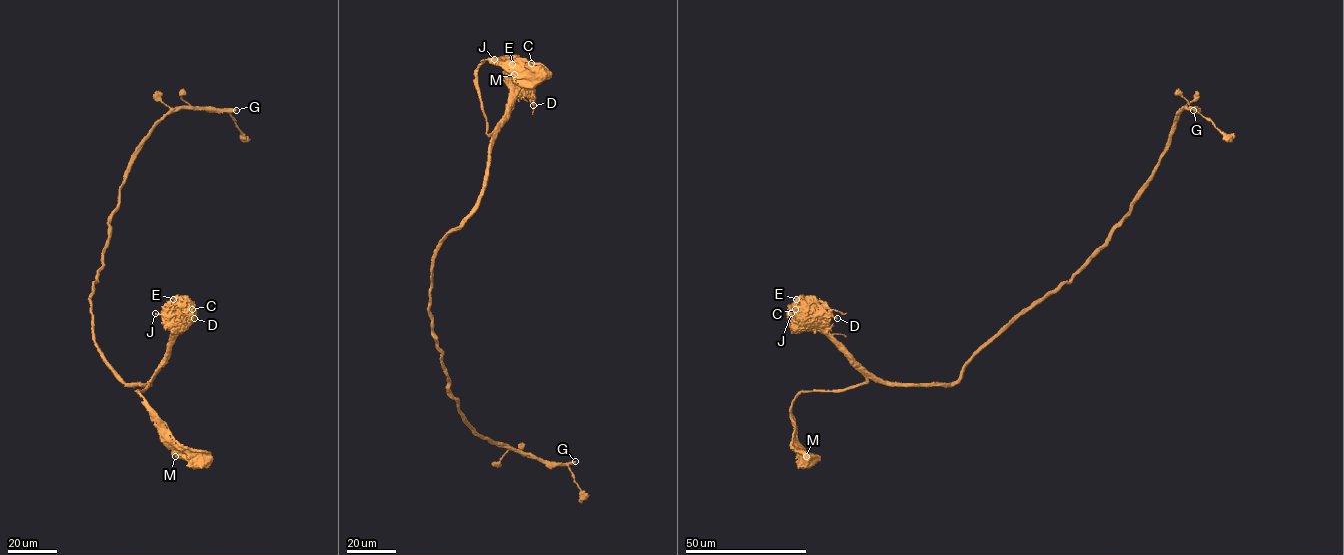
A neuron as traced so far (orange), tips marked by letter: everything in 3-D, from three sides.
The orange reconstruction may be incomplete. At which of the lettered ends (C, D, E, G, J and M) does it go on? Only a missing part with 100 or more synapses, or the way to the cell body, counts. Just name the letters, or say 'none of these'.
G

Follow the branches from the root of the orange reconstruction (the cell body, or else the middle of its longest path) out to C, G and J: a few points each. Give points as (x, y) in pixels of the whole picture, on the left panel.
C: (198, 462), (194, 464), (166, 437), (166, 432), (138, 392), (148, 385), (166, 354), (175, 328), (192, 309)
G: (198, 462), (138, 392), (152, 378), (125, 384), (101, 354), (90, 296), (142, 140), (180, 109), (236, 110)
J: (198, 462), (194, 464), (166, 437), (166, 432), (138, 392), (148, 385), (170, 341), (170, 327), (155, 313)

